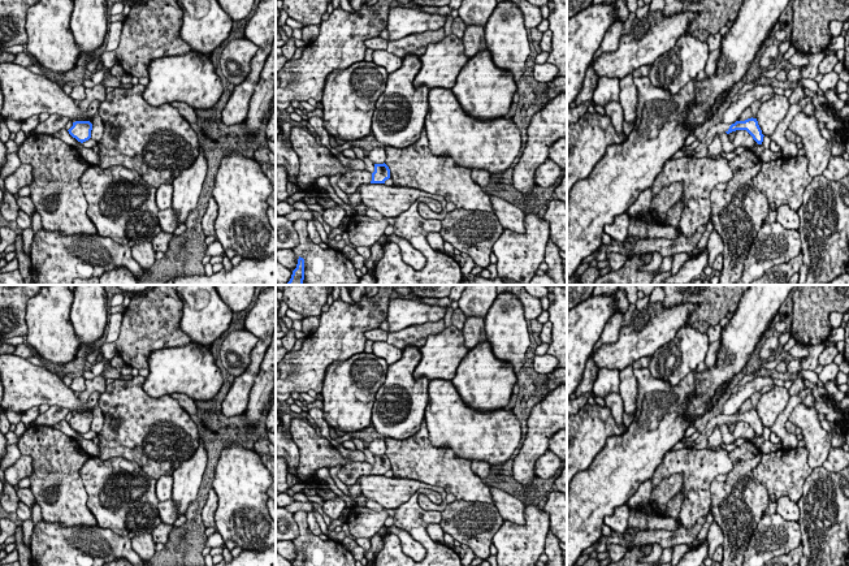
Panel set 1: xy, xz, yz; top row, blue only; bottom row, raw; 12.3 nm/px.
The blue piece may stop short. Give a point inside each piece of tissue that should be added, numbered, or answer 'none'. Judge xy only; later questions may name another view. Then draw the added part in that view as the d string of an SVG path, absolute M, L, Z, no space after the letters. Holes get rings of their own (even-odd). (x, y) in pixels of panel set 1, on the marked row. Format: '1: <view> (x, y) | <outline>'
none

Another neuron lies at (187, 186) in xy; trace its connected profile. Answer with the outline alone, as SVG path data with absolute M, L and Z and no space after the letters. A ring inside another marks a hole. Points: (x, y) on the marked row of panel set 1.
M200 146L199 156L192 165L183 169L172 182L172 208L179 225L183 224L187 216L196 208L205 174L207 160Z

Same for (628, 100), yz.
M628 74L620 79L620 99L619 103L624 112L624 121L634 125L637 118L637 87L633 82L633 74Z

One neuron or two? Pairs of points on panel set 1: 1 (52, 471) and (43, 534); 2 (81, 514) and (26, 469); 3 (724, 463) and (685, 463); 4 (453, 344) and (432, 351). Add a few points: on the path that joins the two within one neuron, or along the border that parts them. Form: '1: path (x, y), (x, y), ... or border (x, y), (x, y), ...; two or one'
1: border (42, 518), (50, 522), (76, 526); two
2: border (22, 454), (31, 458), (33, 472), (29, 476); two
3: path (715, 463), (694, 463); one
4: path (447, 348), (444, 351), (437, 351); one

